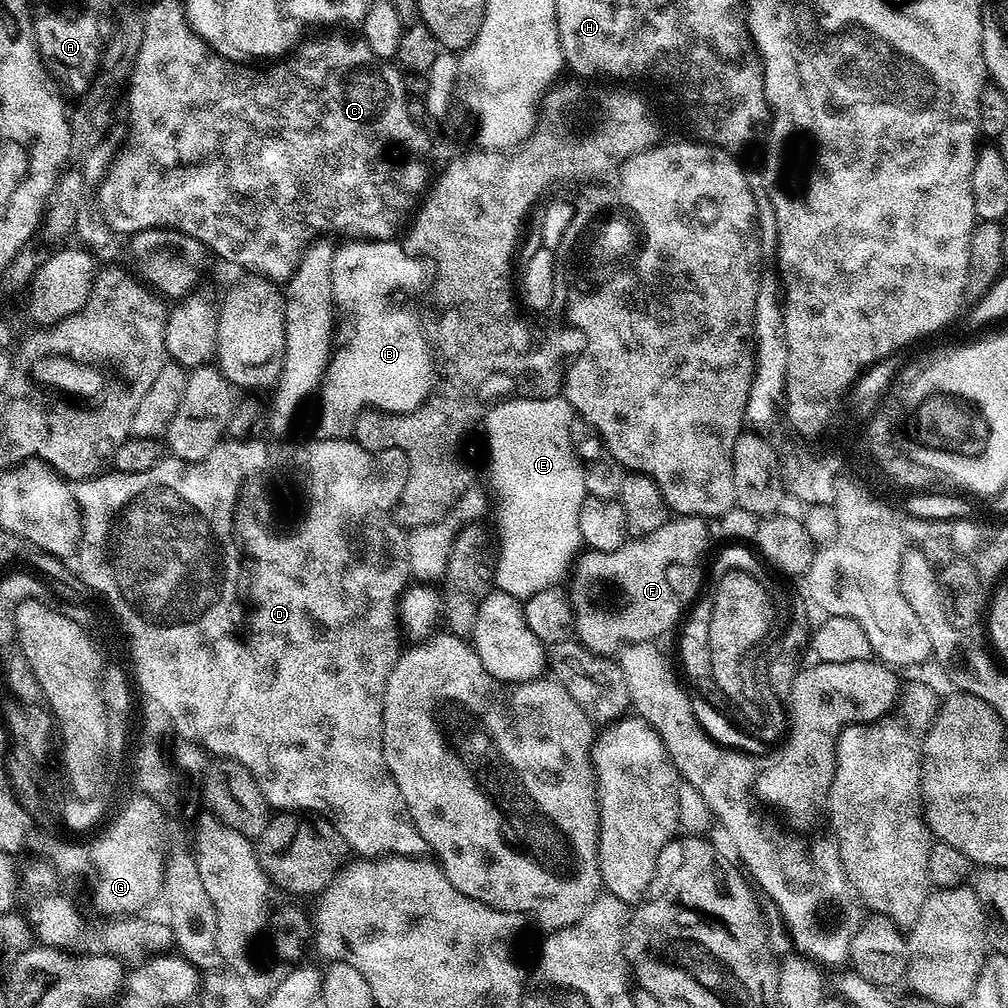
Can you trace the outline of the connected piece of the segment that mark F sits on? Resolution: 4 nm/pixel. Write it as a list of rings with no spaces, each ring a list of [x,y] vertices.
[[[676,516],[669,518],[658,530],[654,530],[654,534],[629,539],[622,546],[618,546],[618,550],[581,551],[575,557],[574,567],[566,584],[568,601],[572,604],[575,639],[585,644],[591,652],[612,658],[625,646],[647,645],[655,641],[652,640],[655,636],[670,631],[672,627],[675,629],[681,623],[689,605],[701,595],[700,583],[704,576],[696,572],[696,567],[708,548],[708,524],[709,521],[703,516]]]

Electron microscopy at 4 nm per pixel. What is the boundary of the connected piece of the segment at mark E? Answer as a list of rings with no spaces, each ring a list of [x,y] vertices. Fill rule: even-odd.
[[[557,394],[540,399],[504,399],[485,411],[482,418],[484,432],[488,435],[488,464],[492,467],[492,480],[504,499],[504,512],[508,515],[504,524],[504,549],[500,552],[500,561],[495,561],[494,576],[500,579],[499,591],[527,598],[538,590],[559,585],[582,544],[578,510],[582,510],[588,491],[584,481],[585,465],[582,460],[580,464],[576,448],[572,445],[574,413],[570,402]]]

